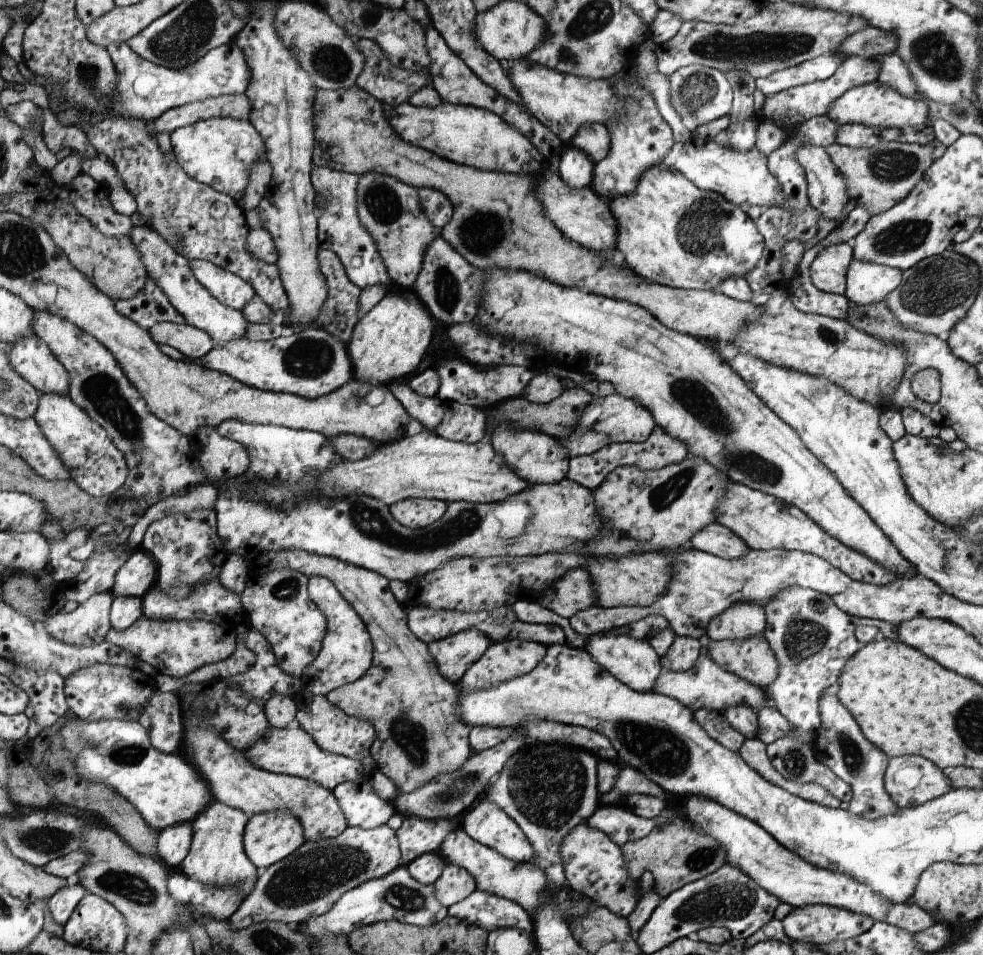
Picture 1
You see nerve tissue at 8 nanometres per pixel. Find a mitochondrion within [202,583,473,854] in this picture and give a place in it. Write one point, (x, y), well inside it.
(406, 729)

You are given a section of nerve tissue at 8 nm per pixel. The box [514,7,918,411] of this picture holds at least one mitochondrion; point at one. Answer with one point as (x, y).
(758, 46)

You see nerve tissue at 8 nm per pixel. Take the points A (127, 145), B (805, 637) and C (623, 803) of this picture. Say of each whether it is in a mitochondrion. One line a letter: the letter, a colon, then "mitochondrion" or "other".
A: mitochondrion
B: mitochondrion
C: other

